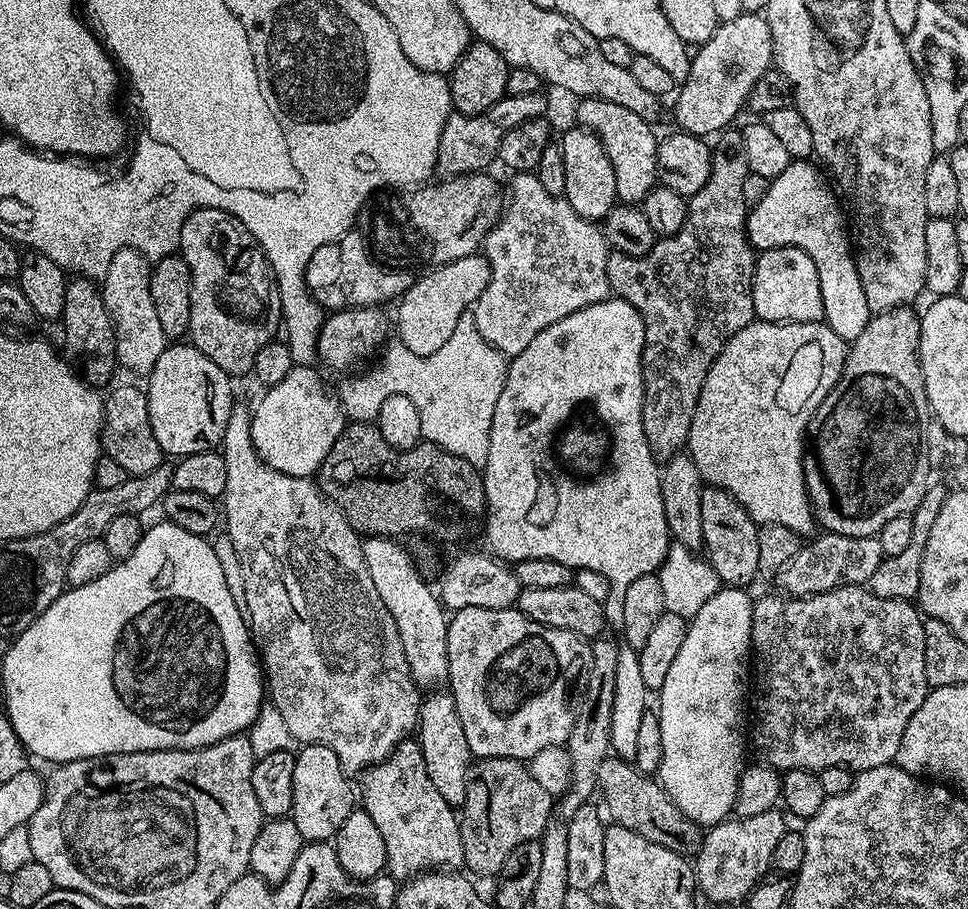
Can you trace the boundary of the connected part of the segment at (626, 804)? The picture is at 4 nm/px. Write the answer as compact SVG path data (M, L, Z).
M610 754L598 765L596 787L599 795L604 795L603 807L606 812L608 807L607 815L611 823L621 824L626 830L634 830L634 834L642 834L642 838L650 838L650 842L666 846L685 858L691 857L700 849L701 825L695 824L686 818L686 814L682 814L682 810L678 810L678 806L666 794L663 784L651 775L637 772L635 763Z

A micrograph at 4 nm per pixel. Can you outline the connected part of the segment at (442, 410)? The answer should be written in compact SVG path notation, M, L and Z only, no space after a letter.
M468 314L461 318L454 334L438 353L420 357L411 353L402 343L392 343L383 349L377 368L369 367L365 376L356 376L338 388L345 417L352 422L375 421L378 410L382 410L382 402L386 402L388 396L406 394L406 398L418 406L418 418L422 418L422 434L427 443L436 444L450 454L458 454L458 458L466 458L466 462L475 468L483 469L490 454L490 426L494 422L494 406L498 406L498 394L502 394L502 386L508 377L509 361L497 348L490 346L482 334L478 334L478 326Z

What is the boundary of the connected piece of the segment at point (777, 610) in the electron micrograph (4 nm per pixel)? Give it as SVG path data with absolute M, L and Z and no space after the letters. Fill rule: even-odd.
M853 586L851 588L835 588L829 592L822 594L814 594L813 596L789 596L787 594L775 594L776 596L764 596L761 600L757 599L752 606L752 654L751 659L754 661L754 676L756 672L756 713L750 716L750 744L756 747L756 752L763 763L770 765L771 768L789 772L797 768L798 770L810 770L811 772L820 773L826 770L826 766L844 766L851 768L853 773L859 774L877 768L878 766L886 766L893 763L898 754L898 746L902 742L902 734L906 730L906 726L910 722L910 718L914 718L914 710L918 710L918 706L922 706L922 702L929 694L929 686L926 682L926 634L924 633L924 620L918 611L915 603L907 600L891 600L890 598L878 598L874 593L868 591L864 586Z

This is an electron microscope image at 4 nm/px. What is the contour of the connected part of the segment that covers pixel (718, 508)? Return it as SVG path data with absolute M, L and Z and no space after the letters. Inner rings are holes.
M705 486L702 490L703 555L721 585L744 588L760 576L758 570L758 526L729 492Z

